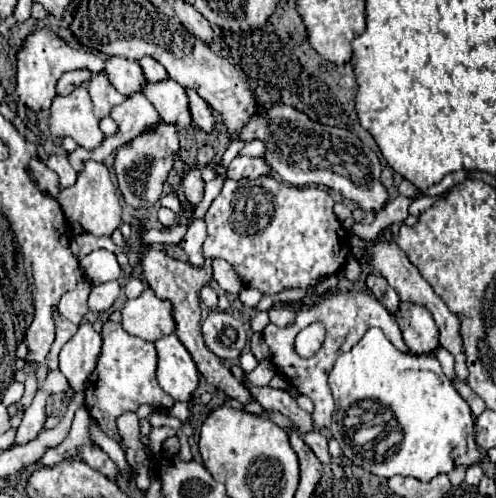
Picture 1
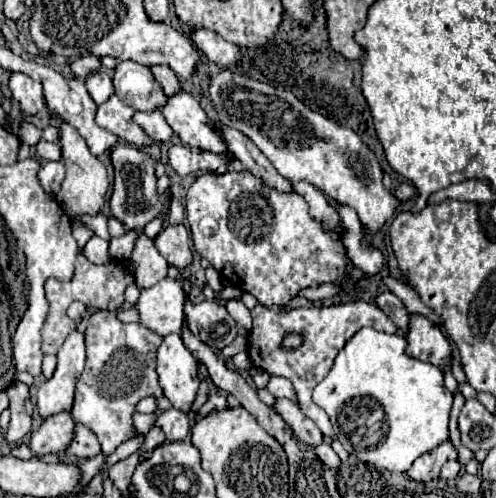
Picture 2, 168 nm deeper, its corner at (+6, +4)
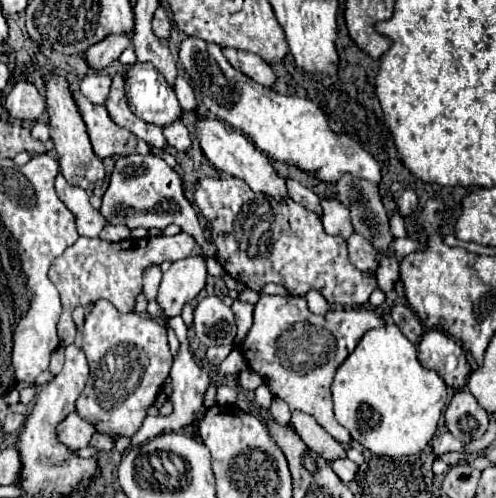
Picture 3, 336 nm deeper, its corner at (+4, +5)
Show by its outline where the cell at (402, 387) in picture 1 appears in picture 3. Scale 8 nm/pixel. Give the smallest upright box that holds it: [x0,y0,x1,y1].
[332,321,448,459]

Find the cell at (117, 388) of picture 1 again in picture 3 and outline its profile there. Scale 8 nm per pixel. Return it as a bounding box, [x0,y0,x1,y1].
[76,299,172,437]

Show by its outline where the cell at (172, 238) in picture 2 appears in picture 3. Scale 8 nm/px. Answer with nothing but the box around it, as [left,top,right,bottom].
[50,233,202,345]

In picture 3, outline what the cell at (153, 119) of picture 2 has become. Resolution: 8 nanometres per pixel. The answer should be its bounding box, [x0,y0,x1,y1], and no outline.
[164,121,192,153]

